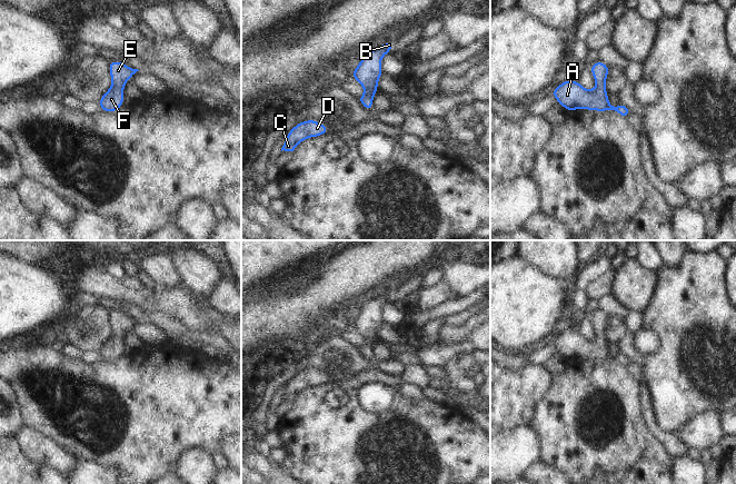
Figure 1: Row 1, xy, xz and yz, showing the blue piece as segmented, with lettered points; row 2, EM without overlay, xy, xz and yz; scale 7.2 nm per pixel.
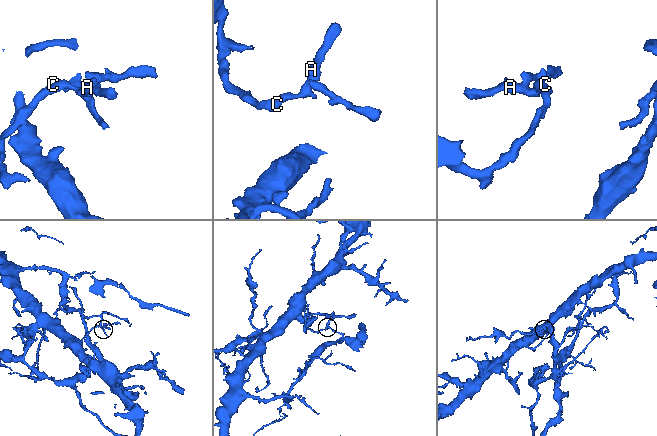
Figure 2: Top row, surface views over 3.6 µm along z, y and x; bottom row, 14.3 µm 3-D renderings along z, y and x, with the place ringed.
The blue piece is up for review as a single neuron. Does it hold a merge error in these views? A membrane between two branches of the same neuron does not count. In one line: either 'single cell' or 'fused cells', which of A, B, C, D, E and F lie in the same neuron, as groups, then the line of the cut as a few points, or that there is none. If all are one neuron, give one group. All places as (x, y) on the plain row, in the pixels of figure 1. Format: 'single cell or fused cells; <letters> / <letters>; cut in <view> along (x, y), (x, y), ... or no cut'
single cell; A B C D E F; no cut

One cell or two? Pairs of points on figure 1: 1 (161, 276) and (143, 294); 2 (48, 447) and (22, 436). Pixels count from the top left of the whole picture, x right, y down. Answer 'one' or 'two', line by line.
1: two
2: one

